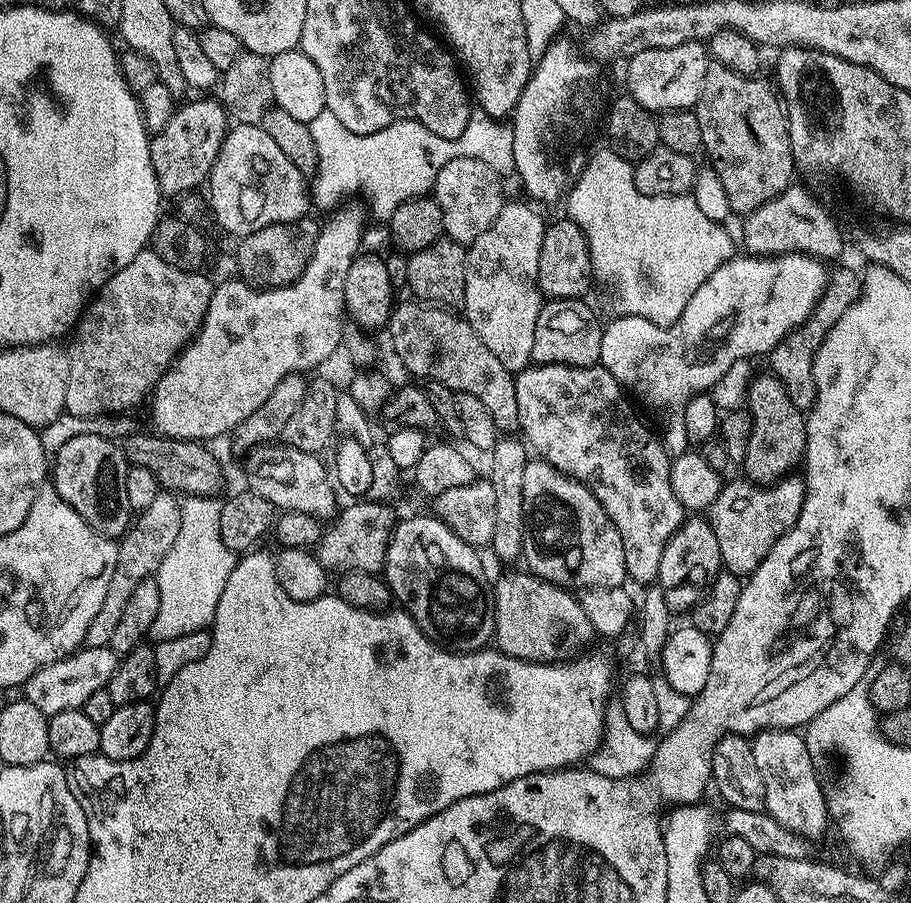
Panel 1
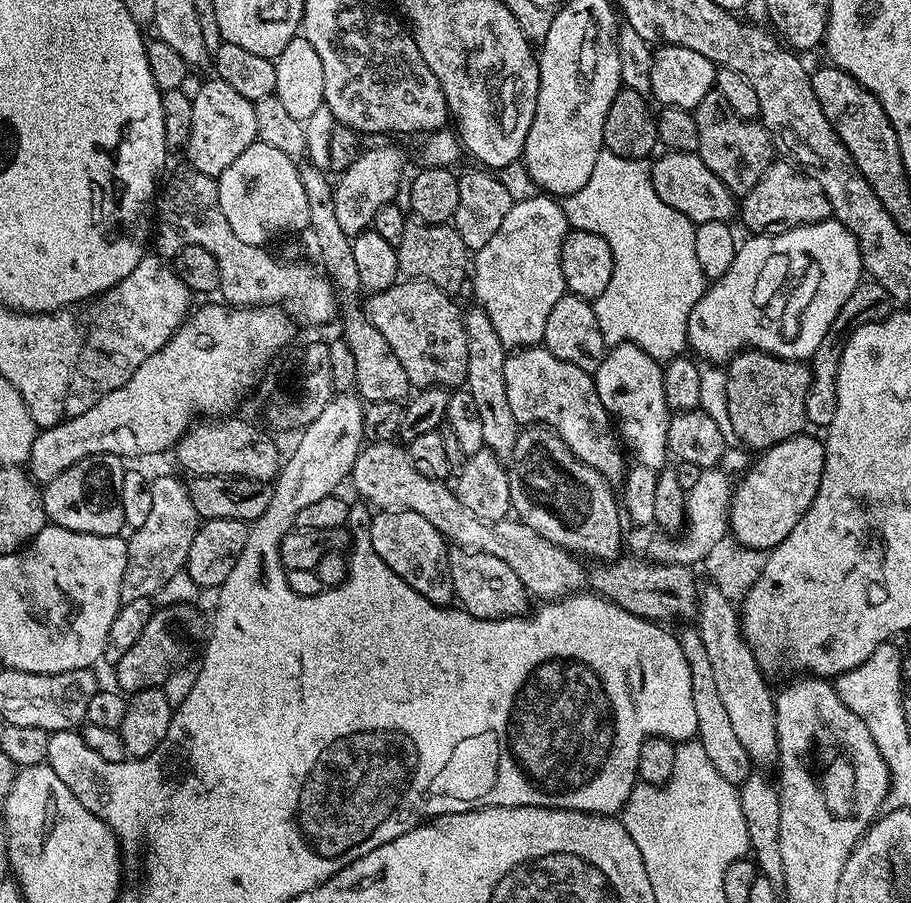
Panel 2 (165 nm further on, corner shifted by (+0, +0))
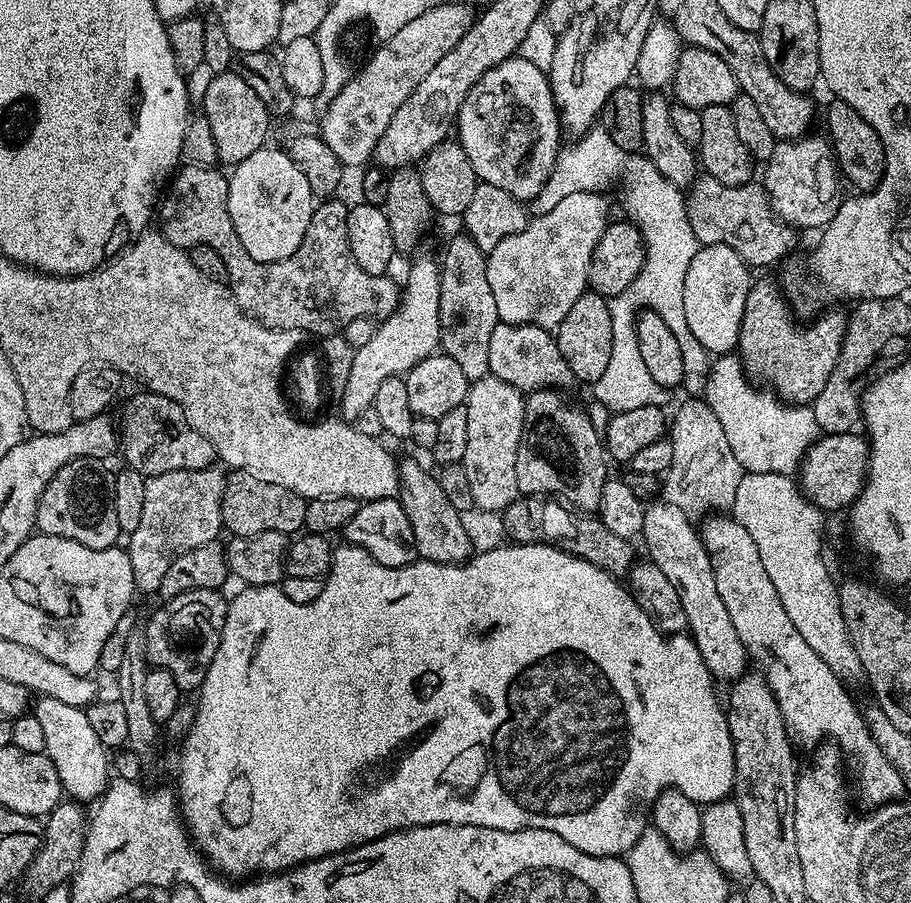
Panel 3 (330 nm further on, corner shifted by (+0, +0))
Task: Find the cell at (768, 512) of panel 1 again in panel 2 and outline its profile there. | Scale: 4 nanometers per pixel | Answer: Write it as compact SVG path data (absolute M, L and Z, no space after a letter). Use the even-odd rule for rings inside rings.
M801 434L791 436L778 446L763 449L745 474L732 490L728 510L730 535L744 547L768 552L777 548L798 526L802 514L810 510L818 494L824 469L823 439Z

